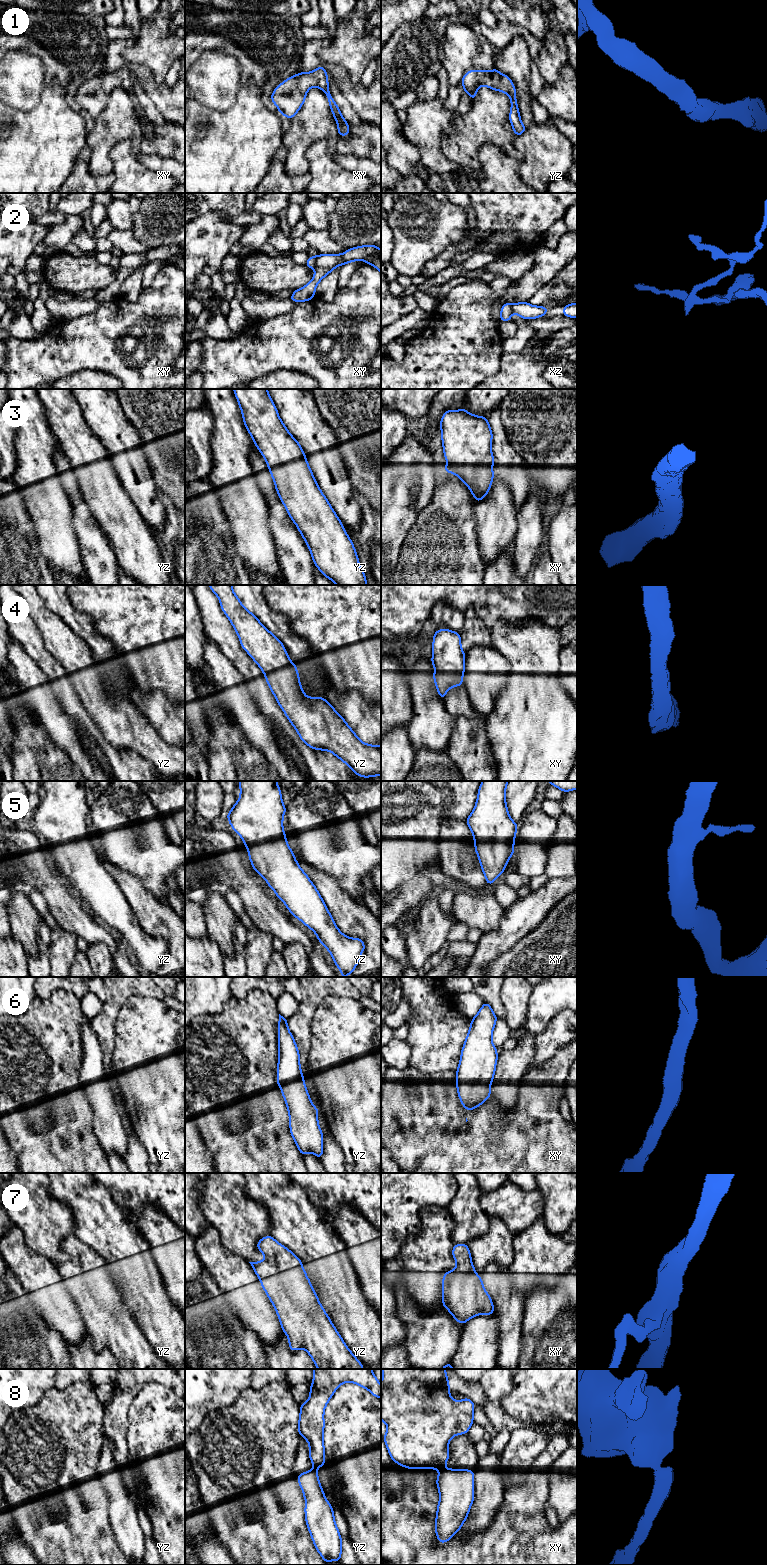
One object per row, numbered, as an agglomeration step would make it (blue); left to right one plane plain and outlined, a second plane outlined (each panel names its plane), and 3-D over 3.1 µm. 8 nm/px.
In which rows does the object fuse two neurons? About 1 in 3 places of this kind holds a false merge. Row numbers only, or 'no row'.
2, 8

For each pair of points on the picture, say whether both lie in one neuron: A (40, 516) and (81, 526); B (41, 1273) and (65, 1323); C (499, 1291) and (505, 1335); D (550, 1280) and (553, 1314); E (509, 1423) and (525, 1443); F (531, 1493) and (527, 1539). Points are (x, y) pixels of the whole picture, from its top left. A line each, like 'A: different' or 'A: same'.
A: different
B: same
C: same
D: different
E: different
F: same

